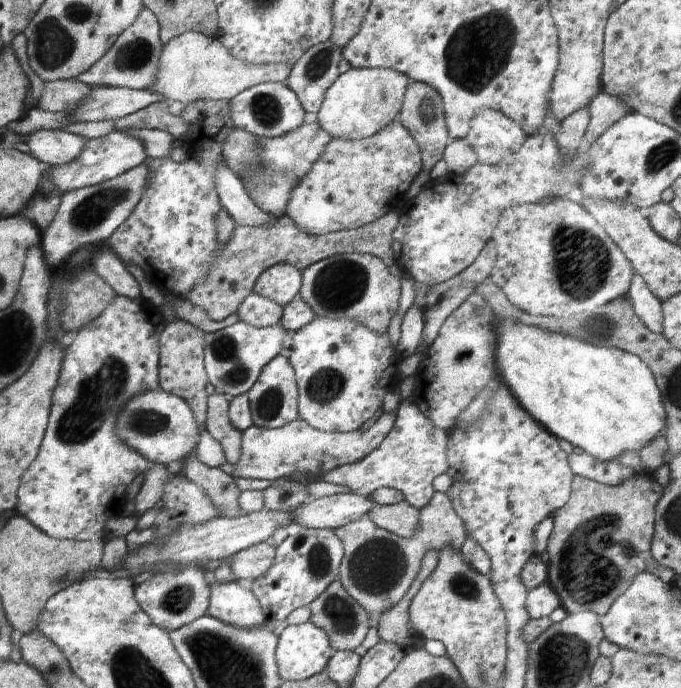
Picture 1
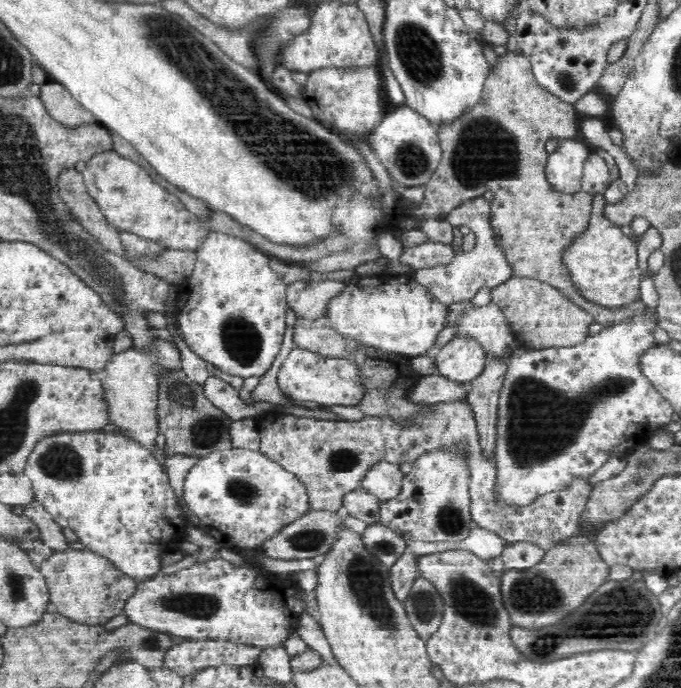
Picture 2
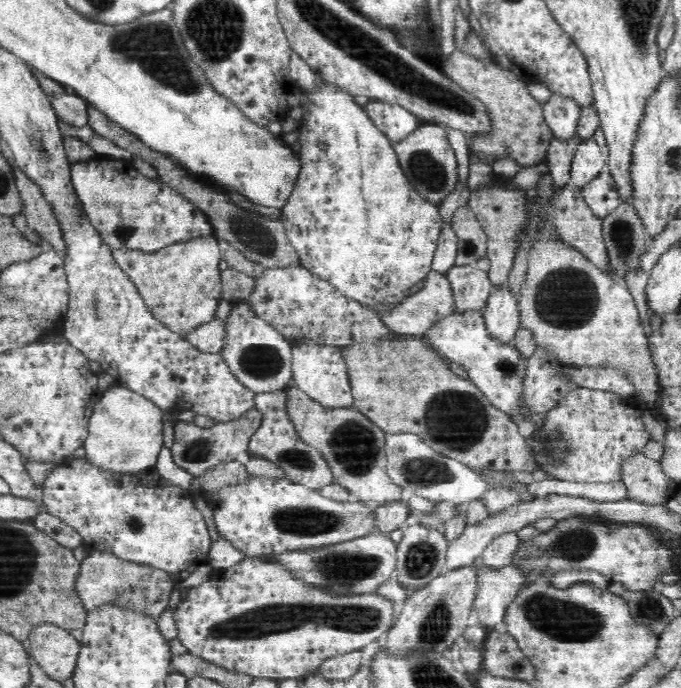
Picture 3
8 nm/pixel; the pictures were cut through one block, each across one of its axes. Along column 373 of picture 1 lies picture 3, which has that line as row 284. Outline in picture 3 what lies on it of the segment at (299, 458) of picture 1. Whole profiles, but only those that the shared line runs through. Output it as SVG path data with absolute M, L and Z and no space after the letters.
M431 271L422 290L407 299L396 311L392 311L389 315L380 317L380 319L390 331L398 336L419 337L428 334L438 322L455 313L457 313L457 306L454 301L453 286L450 285L449 278L445 276L445 273Z

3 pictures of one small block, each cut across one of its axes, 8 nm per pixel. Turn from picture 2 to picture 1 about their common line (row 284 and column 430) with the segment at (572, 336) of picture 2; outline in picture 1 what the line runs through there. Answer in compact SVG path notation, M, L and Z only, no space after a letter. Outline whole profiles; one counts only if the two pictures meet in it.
M436 491L436 496L430 500L432 502L420 510L420 530L412 538L402 538L376 526L368 514L334 531L343 540L344 546L343 564L340 565L338 578L346 592L360 606L364 606L372 624L377 624L384 612L403 601L422 569L424 554L428 550L434 548L440 551L444 544L452 546L454 550L462 549L467 538L467 528L455 510L452 498Z

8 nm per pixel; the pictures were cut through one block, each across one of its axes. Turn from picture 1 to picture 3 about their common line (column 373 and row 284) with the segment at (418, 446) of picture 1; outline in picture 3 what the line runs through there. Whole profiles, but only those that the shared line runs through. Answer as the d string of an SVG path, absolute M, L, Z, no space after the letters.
M476 264L456 266L445 273L453 286L457 313L468 310L481 311L486 307L493 285L486 272L478 270Z

